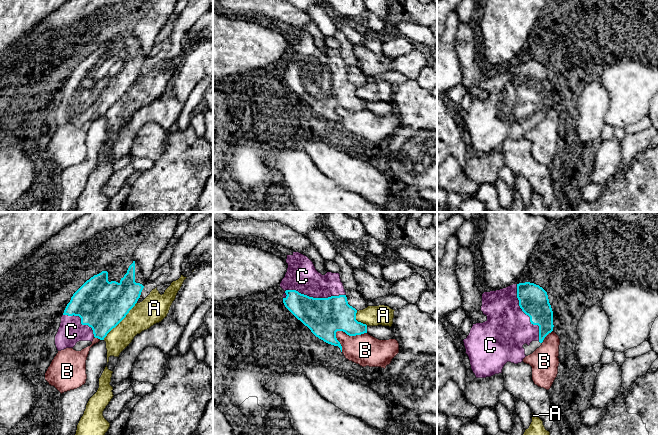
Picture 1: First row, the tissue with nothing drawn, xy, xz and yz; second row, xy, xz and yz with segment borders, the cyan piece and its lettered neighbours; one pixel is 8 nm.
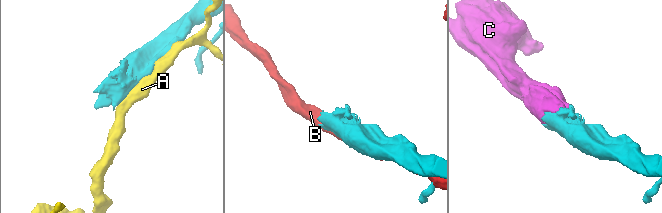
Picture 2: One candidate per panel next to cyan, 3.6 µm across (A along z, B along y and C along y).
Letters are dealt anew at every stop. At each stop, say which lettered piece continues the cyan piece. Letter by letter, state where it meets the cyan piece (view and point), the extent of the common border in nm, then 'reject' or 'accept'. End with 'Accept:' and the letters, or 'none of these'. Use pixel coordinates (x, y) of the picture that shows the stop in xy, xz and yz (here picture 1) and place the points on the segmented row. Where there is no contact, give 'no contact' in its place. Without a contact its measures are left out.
A: xy (120, 321) | 400 nm | reject
B: xz (348, 334) | 260 nm | reject
C: xz (311, 297) | 500 nm | accept
Accept: C

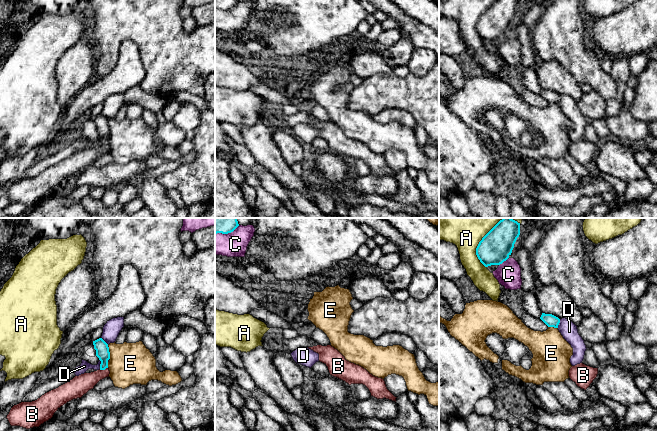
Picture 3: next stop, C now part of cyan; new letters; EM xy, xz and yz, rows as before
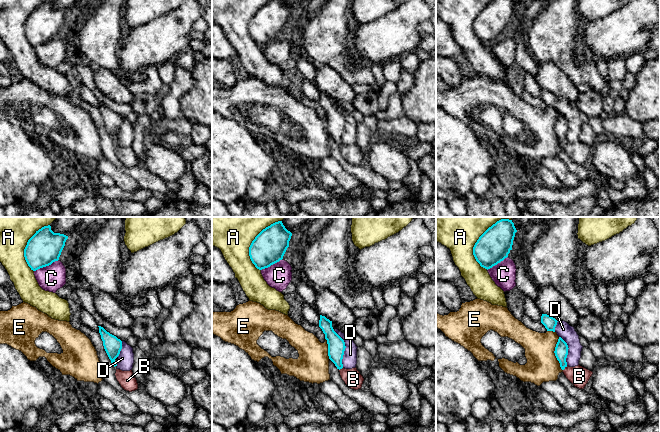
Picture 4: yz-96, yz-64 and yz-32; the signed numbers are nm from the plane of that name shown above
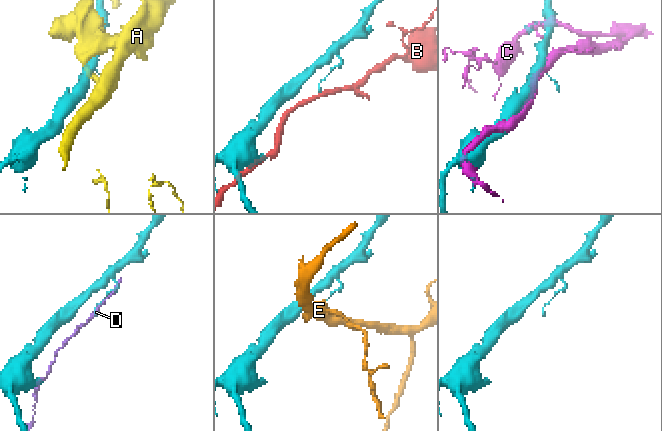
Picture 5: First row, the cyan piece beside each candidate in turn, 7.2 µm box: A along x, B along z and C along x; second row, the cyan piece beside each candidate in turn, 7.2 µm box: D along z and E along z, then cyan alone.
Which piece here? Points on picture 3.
A: yz (479, 242) | 420 nm | reject
B: xy (103, 369) | 70 nm | reject
C: yz (503, 261) | 90 nm | reject
D: xy (100, 364) | 80 nm | reject
E: xy (109, 352) | 110 nm | reject
Accept: none of these

